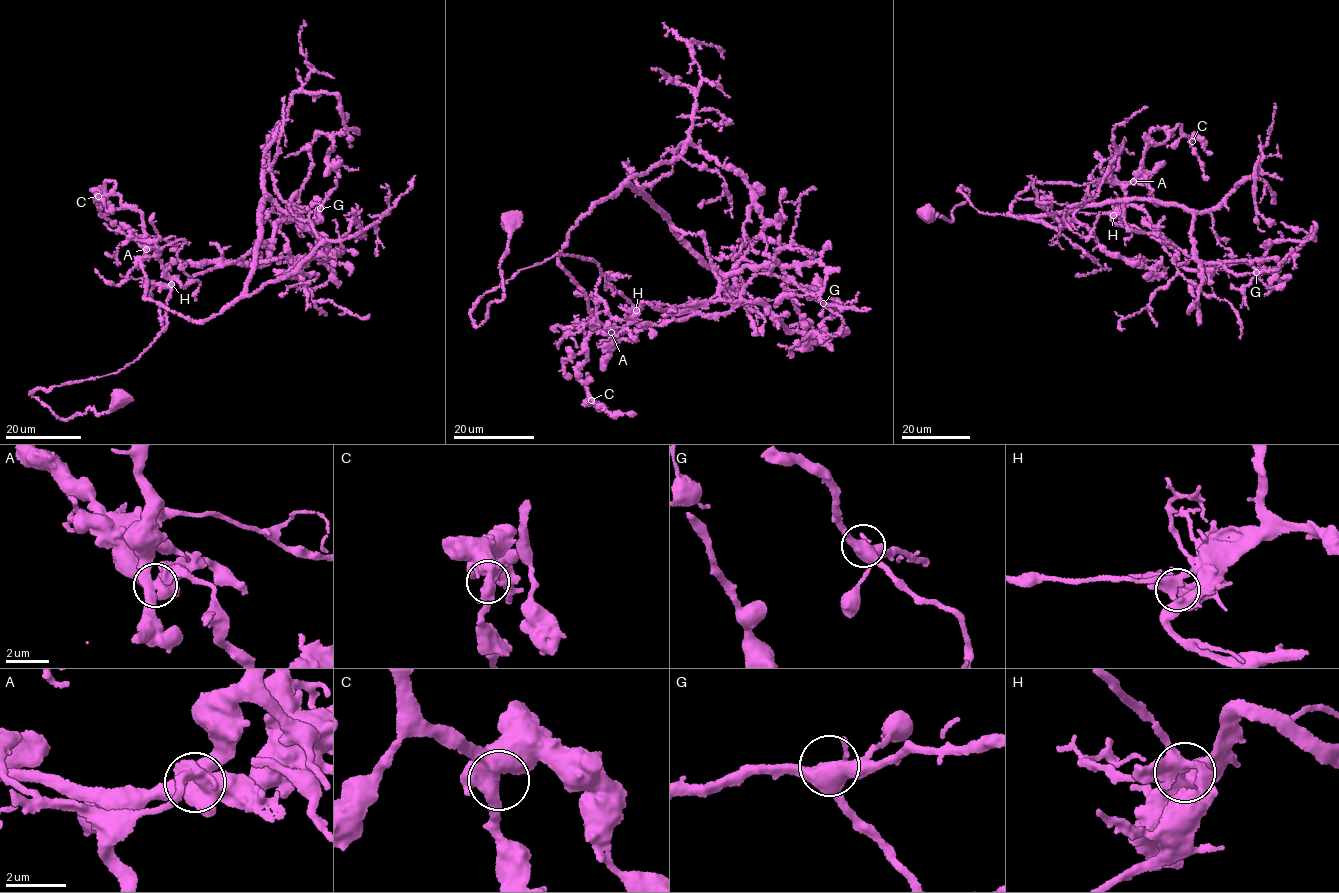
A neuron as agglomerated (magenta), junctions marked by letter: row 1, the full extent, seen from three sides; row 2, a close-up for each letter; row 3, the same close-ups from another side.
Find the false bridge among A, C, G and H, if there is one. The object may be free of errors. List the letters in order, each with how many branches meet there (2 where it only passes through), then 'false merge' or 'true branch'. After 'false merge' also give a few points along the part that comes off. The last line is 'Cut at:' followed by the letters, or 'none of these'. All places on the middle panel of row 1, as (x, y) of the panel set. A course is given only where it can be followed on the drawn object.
A: 4 branches meet; false merge; foreign part runs (611, 332), (634, 306), (592, 260), (557, 254), (478, 299), (476, 327), (503, 294), (512, 214)
C: 4 branches meet; true branch
G: 4 branches meet; true branch
H: 4 branches meet; true branch
Cut at: A

